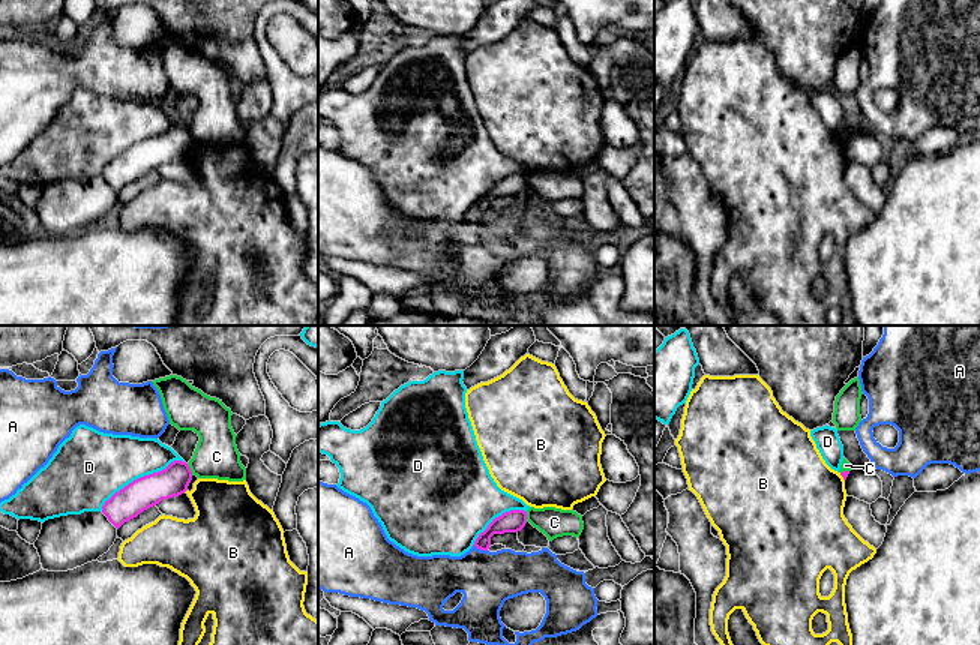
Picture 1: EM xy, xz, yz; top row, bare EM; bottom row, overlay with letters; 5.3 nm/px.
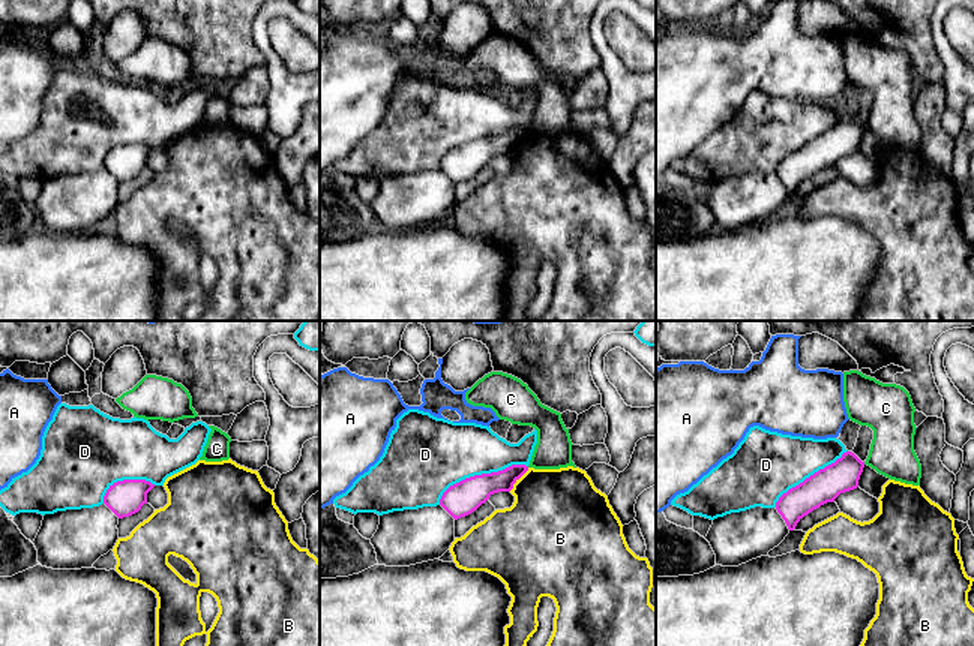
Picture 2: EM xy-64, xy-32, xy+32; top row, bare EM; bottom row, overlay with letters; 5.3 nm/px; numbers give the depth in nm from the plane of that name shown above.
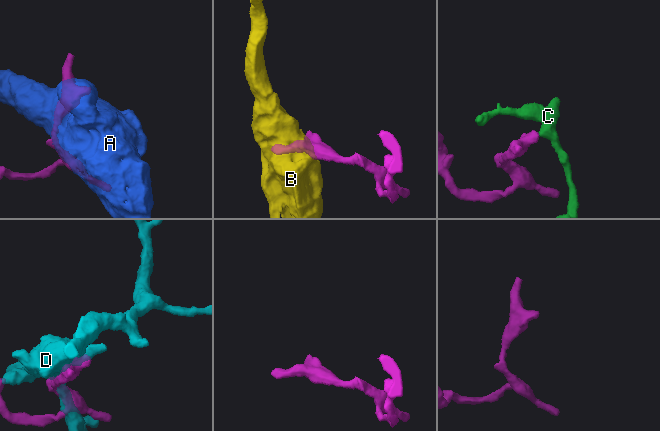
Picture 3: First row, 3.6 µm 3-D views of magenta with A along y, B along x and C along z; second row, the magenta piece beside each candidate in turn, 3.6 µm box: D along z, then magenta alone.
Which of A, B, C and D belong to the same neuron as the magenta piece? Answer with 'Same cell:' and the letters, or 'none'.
Same cell: none

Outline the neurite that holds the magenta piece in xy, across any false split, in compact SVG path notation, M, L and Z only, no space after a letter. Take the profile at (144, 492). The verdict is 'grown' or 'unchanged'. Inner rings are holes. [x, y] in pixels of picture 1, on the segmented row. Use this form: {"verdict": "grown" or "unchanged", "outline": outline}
{"verdict": "unchanged", "outline": "M174 460L165 470L140 477L116 492L102 506L102 513L119 530L125 522L162 500L179 496L188 490L192 471L186 462Z"}

